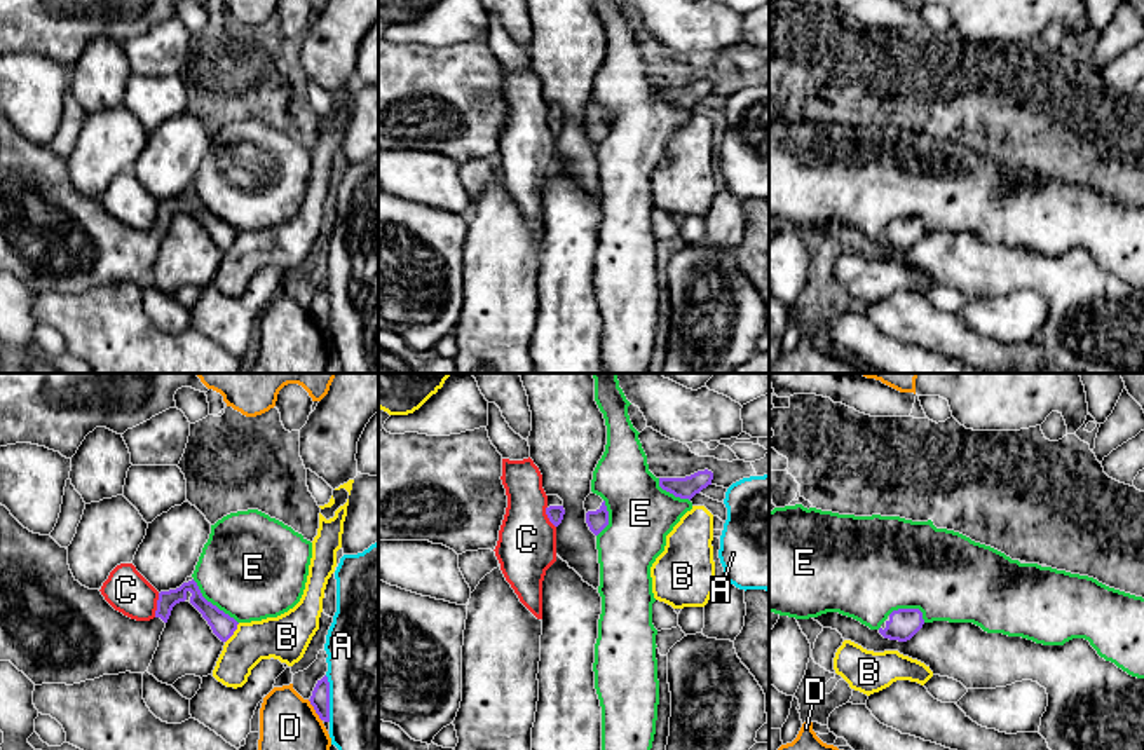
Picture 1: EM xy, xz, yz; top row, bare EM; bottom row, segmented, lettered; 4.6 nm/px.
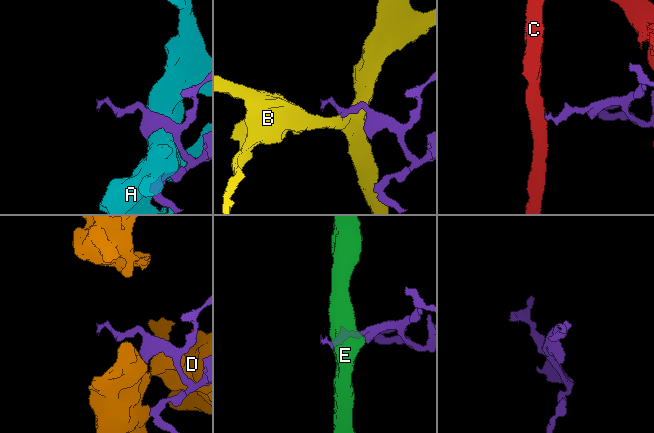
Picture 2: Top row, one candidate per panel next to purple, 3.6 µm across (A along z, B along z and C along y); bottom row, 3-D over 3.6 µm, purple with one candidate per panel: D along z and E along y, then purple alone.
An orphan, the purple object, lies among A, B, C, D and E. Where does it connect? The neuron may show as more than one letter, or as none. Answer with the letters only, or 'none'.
none

